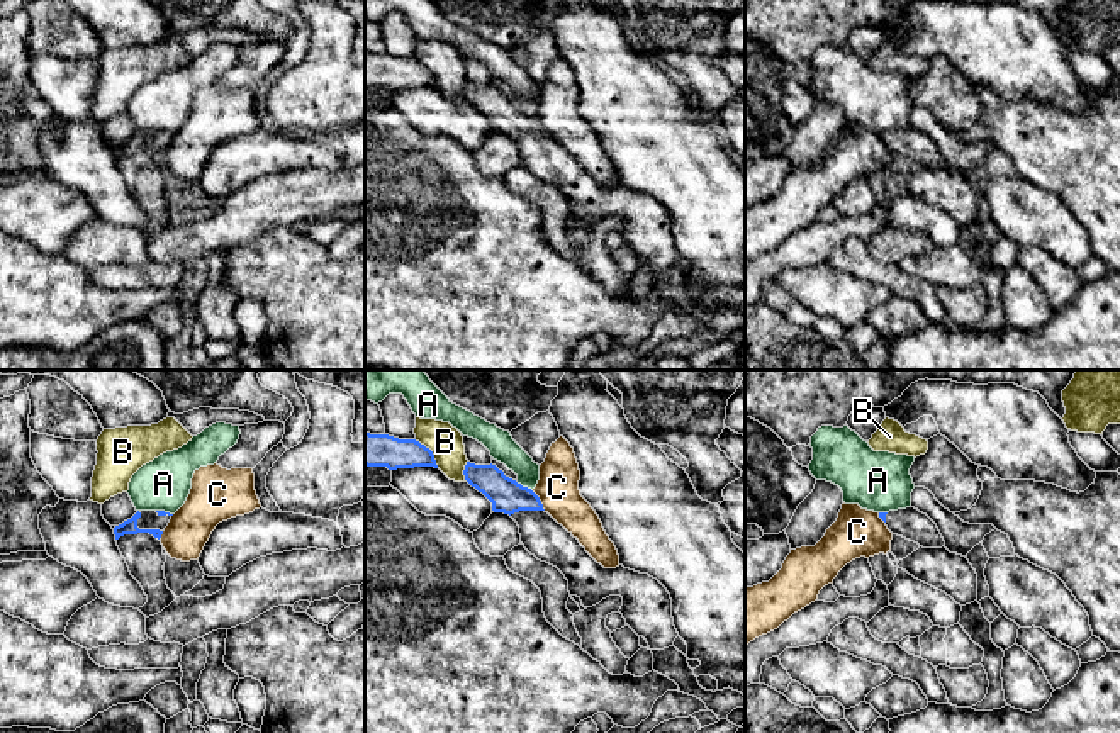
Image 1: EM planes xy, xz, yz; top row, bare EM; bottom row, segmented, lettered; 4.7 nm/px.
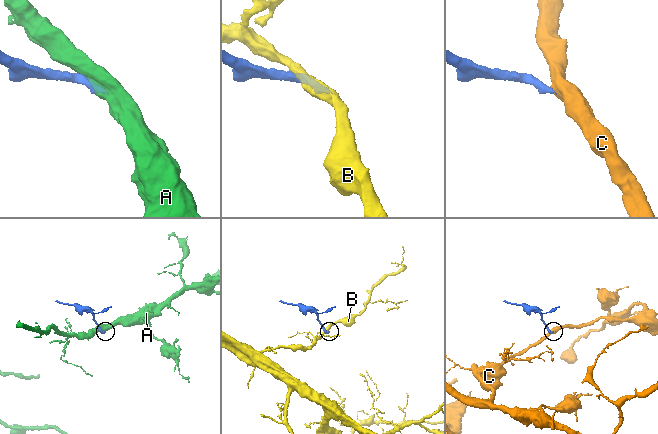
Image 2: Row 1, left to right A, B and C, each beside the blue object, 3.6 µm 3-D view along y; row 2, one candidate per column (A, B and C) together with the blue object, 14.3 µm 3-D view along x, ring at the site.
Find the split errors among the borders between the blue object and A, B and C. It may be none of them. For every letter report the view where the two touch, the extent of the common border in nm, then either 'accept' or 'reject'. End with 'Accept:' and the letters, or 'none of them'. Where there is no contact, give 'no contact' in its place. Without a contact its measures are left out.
A: meets blue in xz; contact 90 nm long; reject
B: meets blue in xz; contact 180 nm long; reject
C: meets blue in xz; contact 120 nm long; reject
Accept: none of them

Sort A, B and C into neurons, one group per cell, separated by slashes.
A / B / C

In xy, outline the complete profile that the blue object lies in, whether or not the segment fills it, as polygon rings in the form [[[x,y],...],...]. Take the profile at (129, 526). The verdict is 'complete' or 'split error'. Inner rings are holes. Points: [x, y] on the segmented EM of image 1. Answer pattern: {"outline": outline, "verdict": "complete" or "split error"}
{"outline": [[[137,511],[131,519],[114,528],[115,540],[137,533],[149,533],[160,540],[171,516],[165,511]]], "verdict": "split error"}

